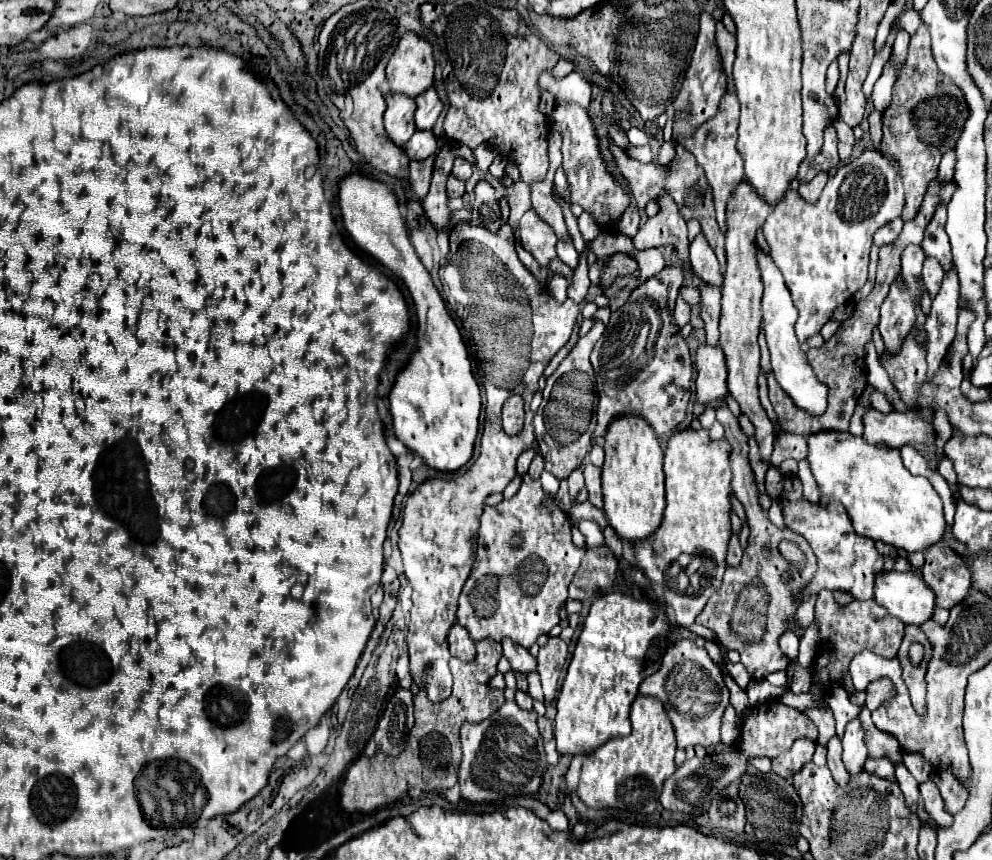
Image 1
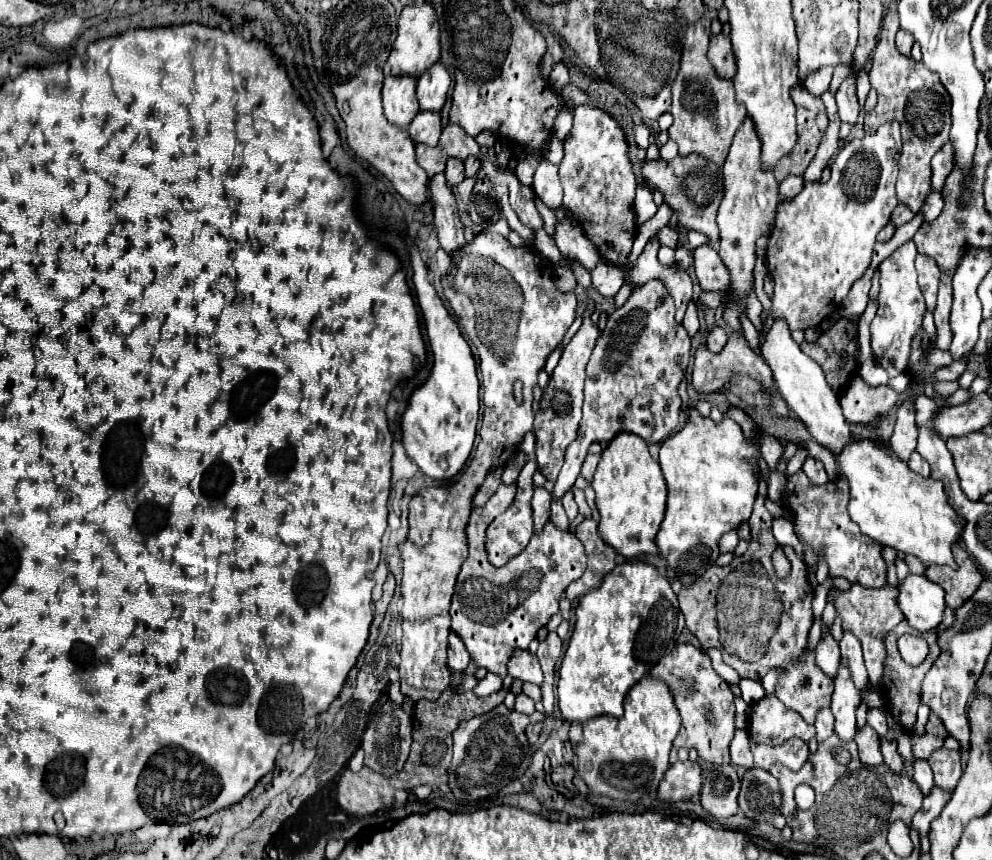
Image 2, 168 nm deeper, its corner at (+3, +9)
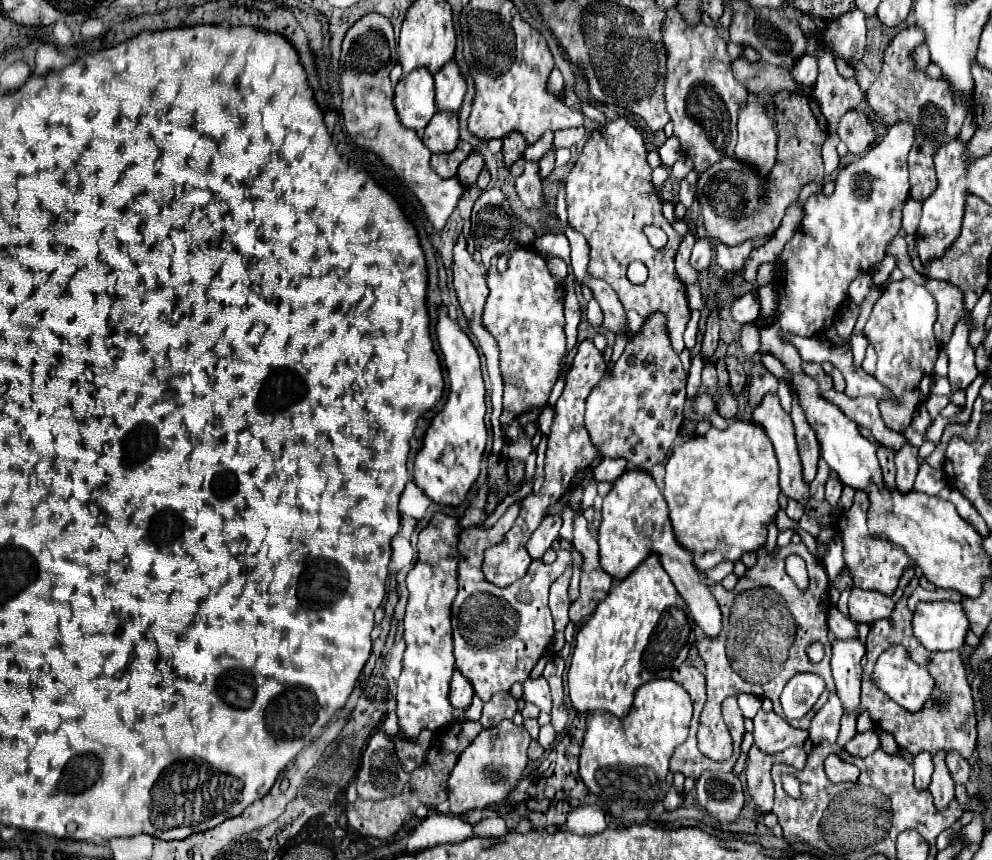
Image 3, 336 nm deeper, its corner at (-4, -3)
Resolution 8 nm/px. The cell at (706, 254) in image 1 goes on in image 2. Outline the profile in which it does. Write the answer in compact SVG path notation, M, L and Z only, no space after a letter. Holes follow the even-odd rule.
M709 243L693 251L693 267L695 267L695 275L703 291L727 291L729 289L729 273L719 253Z

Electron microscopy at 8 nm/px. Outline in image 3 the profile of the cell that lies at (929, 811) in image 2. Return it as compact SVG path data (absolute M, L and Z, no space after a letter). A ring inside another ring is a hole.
M934 753L932 763L934 763L934 773L932 773L932 783L930 783L930 793L934 797L934 805L938 811L946 809L948 803L954 799L954 781L948 773L948 767L944 763L946 753Z

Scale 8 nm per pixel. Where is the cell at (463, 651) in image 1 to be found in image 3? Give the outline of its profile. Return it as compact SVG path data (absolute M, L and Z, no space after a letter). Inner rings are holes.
M454 671L452 683L450 683L450 703L454 709L468 709L472 703L474 691L472 685L462 677L462 673Z

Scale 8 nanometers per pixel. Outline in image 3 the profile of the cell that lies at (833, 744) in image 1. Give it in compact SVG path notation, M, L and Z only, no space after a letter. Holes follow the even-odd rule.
M832 693L832 697L828 697L828 703L824 703L810 721L808 735L812 743L820 743L820 741L834 743L838 737L842 713L844 713L844 707L840 705L840 697Z

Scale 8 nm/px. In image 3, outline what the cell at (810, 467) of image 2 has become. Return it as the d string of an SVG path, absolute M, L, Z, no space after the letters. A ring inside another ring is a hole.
M830 477L828 479L828 483L826 483L826 499L828 499L828 503L832 505L832 507L836 507L838 505L838 499L840 499L840 495L842 495L842 483L836 479L836 477Z

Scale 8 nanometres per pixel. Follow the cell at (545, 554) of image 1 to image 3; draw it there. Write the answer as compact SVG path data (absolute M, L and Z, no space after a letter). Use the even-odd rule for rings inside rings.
M518 503L512 505L498 519L498 523L492 529L484 531L484 529L478 529L478 527L470 527L470 529L460 531L460 535L458 535L458 553L460 553L460 561L458 561L458 595L452 603L454 659L456 659L456 669L470 681L474 693L482 701L488 701L498 691L510 691L510 687L514 683L526 681L532 667L548 651L548 647L554 639L554 621L552 621L550 609L548 609L548 589L564 573L564 569L572 561L572 553L566 551L566 549L560 549L554 563L546 565L542 561L532 561L530 567L528 567L528 573L522 579L518 579L516 583L512 583L510 587L500 589L500 587L484 581L484 575L482 575L484 551L504 539L504 535L512 527L512 521L518 517L518 509L520 509Z

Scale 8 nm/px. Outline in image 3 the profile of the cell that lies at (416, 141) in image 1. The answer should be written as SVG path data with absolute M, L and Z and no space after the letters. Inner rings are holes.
M436 113L428 127L422 131L422 143L432 153L448 153L458 145L458 115L456 113Z

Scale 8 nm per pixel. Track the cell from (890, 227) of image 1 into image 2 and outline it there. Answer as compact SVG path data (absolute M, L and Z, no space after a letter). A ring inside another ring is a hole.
M897 205L895 209L893 209L893 213L891 213L891 223L895 225L895 227L901 227L901 225L905 225L907 221L911 221L913 219L913 211L907 207L907 205Z

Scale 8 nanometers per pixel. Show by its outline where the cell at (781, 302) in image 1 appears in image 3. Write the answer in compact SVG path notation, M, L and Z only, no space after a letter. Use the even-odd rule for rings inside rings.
M798 373L798 375L794 375L792 387L808 417L808 423L816 431L816 437L822 447L822 457L830 465L830 469L838 475L838 479L844 485L852 487L854 491L868 491L870 485L876 485L880 489L880 485L884 485L884 483L882 483L882 469L880 469L880 463L876 457L876 447L866 437L860 435L858 425L852 419L848 419L834 403L828 403L820 397L820 393L818 393L820 387L812 377Z

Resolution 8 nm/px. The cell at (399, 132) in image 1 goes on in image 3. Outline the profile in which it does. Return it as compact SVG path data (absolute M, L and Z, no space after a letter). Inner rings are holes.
M414 69L400 77L394 91L394 105L402 125L422 131L436 113L432 73L428 69Z

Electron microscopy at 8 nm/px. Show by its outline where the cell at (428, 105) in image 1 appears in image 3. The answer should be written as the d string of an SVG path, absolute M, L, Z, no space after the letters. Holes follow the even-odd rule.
M450 61L448 65L444 65L444 69L440 69L440 73L434 73L434 85L436 85L436 109L458 111L466 95L466 81L456 61Z

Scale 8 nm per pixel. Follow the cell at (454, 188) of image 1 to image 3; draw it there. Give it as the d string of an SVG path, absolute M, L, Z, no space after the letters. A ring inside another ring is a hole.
M472 151L458 167L458 177L460 177L462 185L466 185L466 187L474 185L482 167L484 167L484 155L480 151Z

